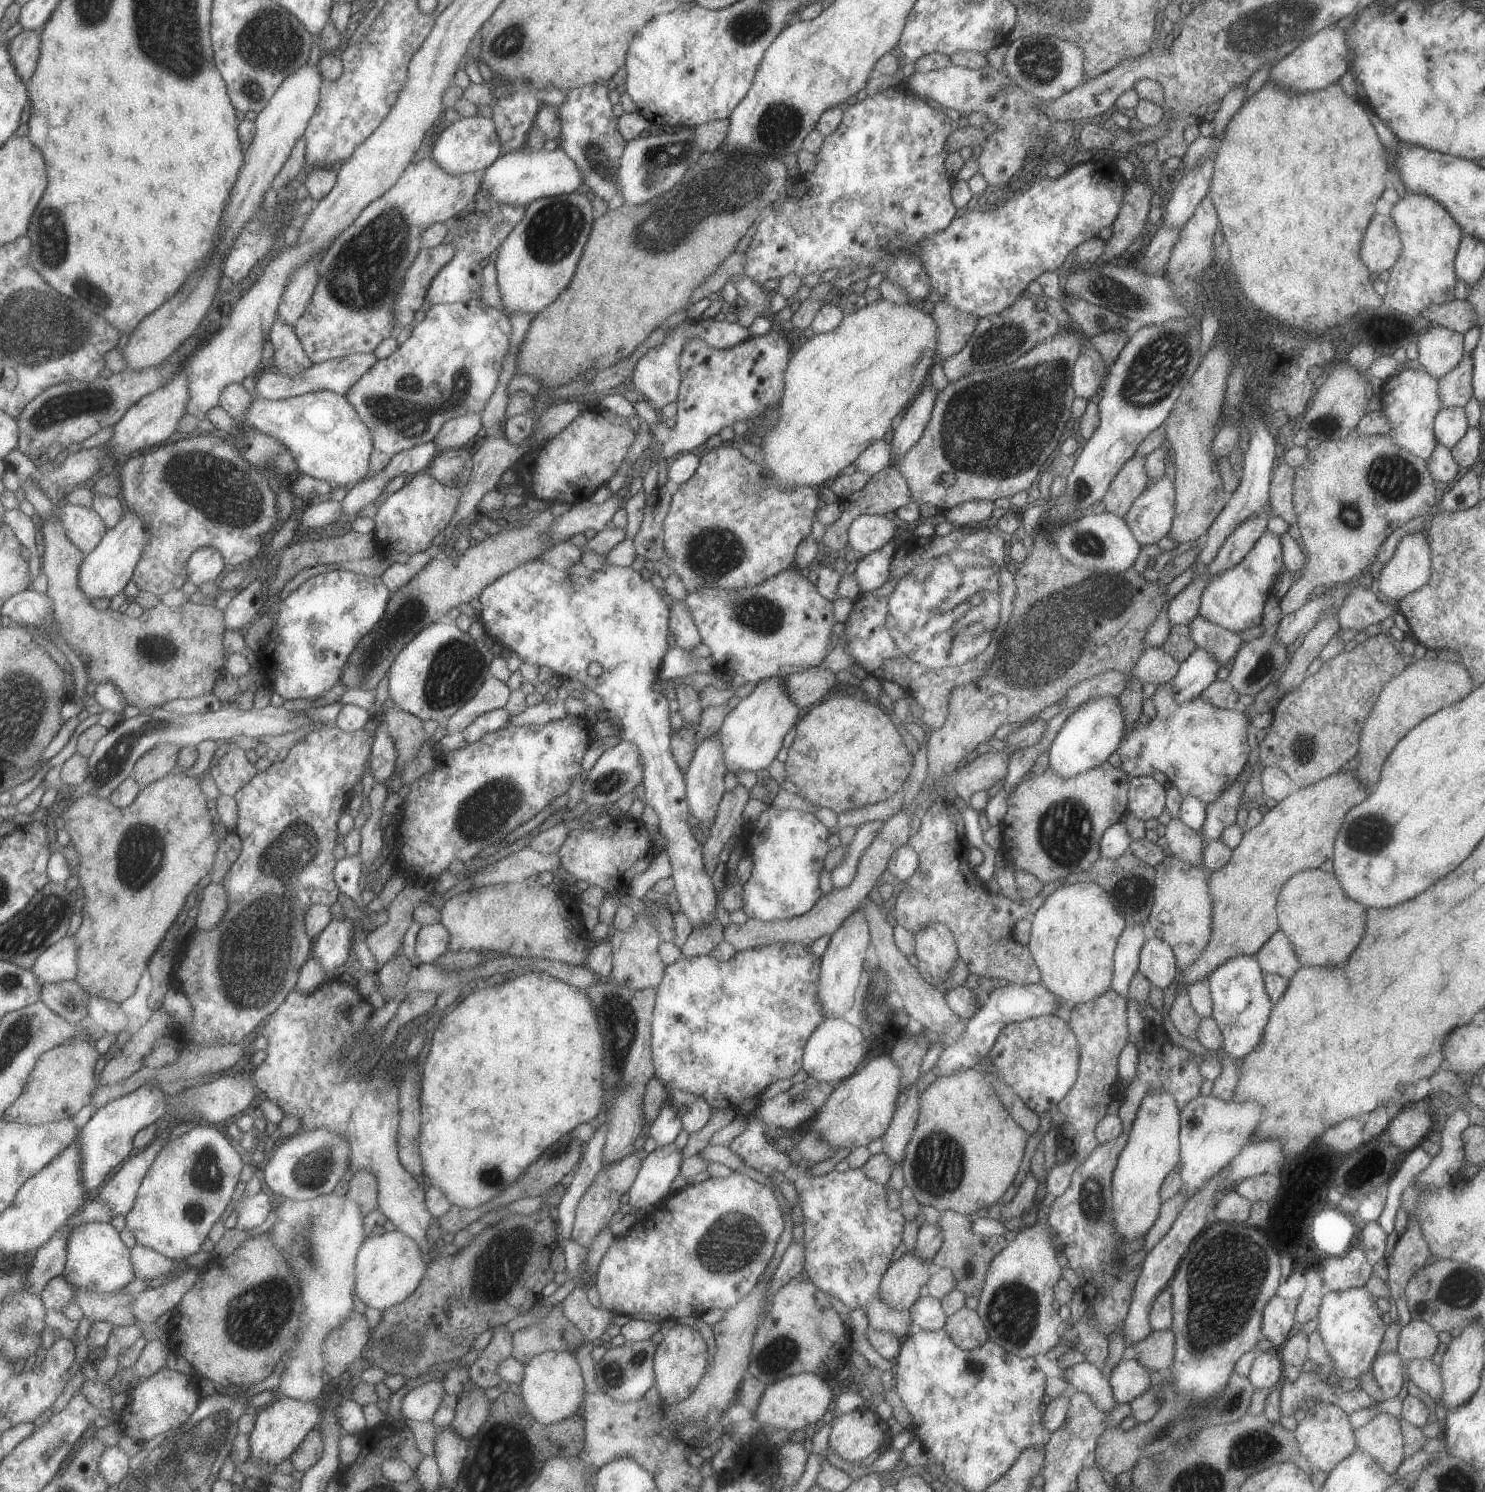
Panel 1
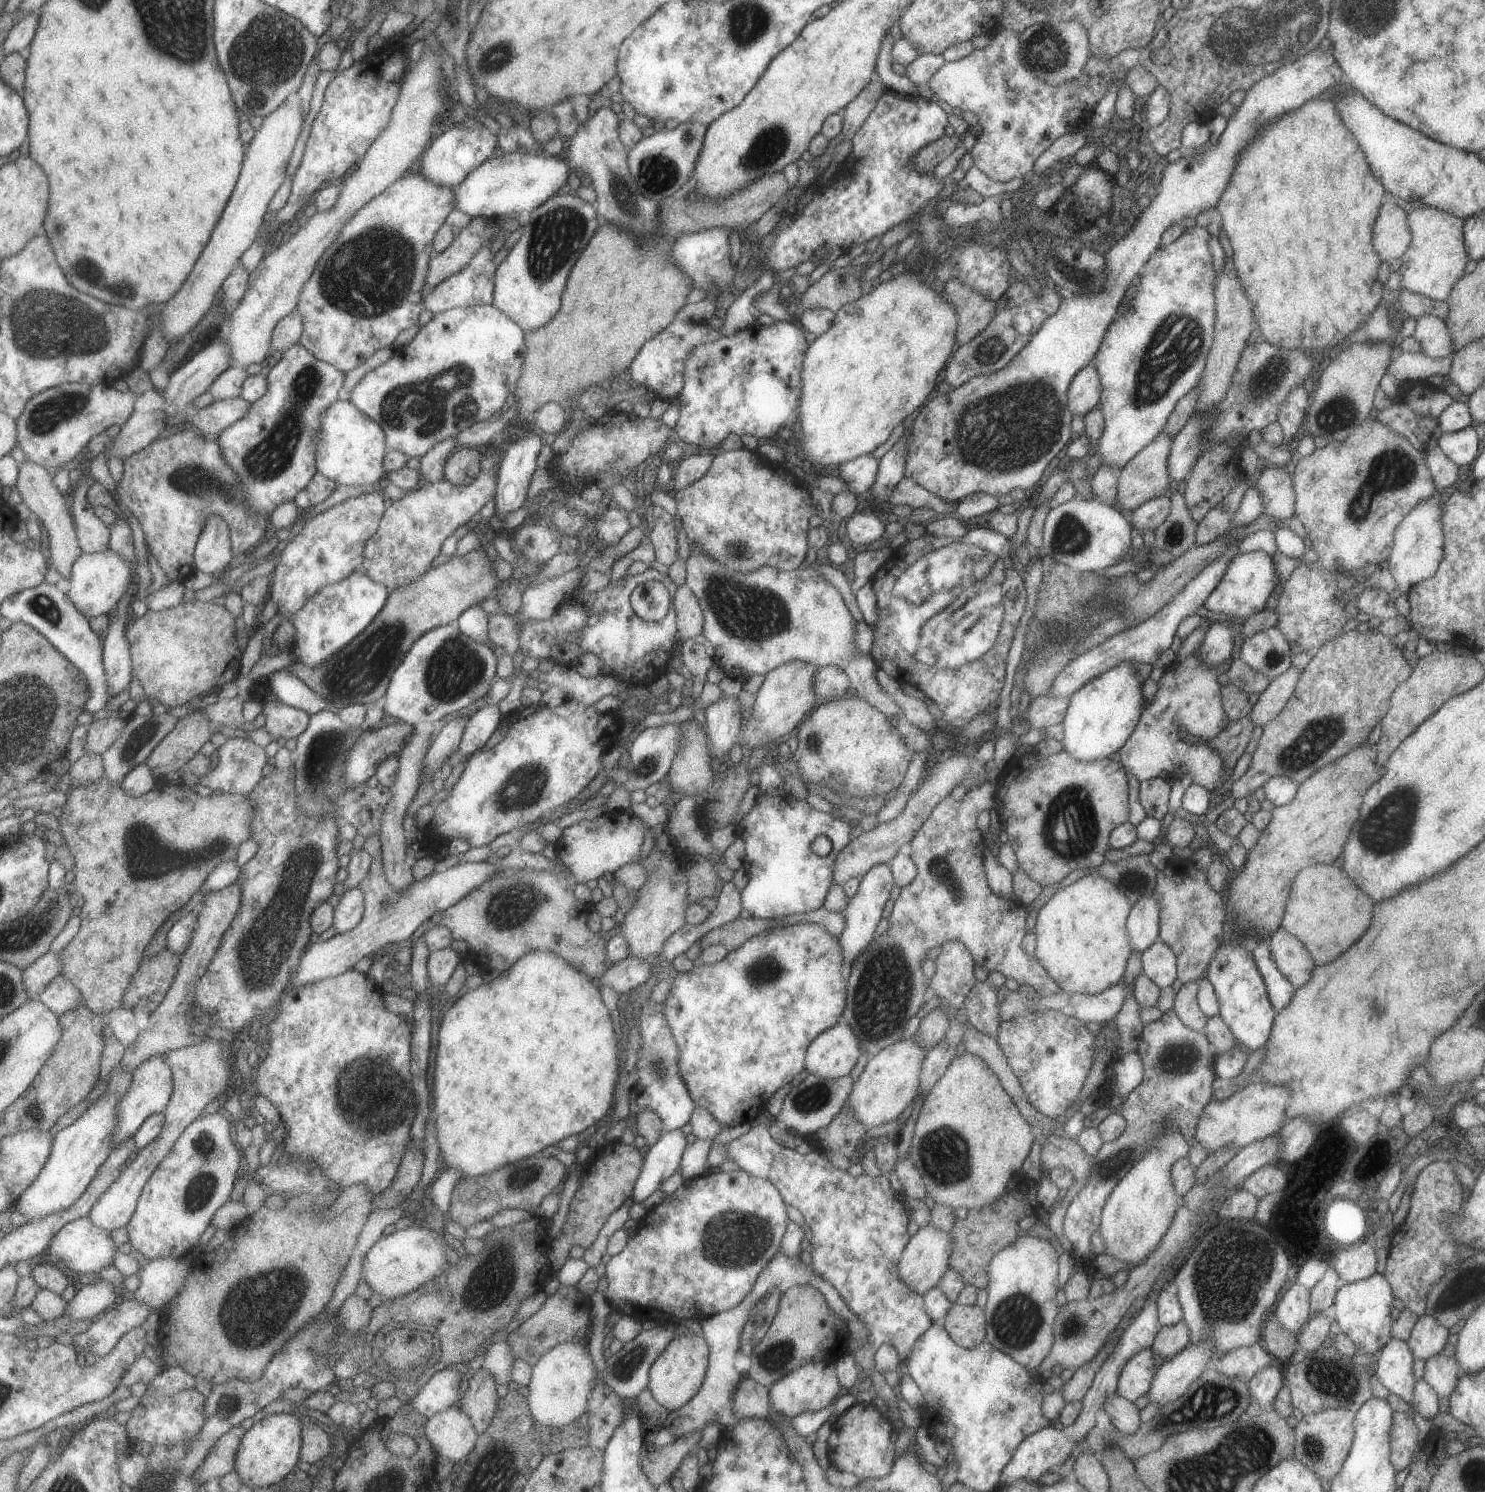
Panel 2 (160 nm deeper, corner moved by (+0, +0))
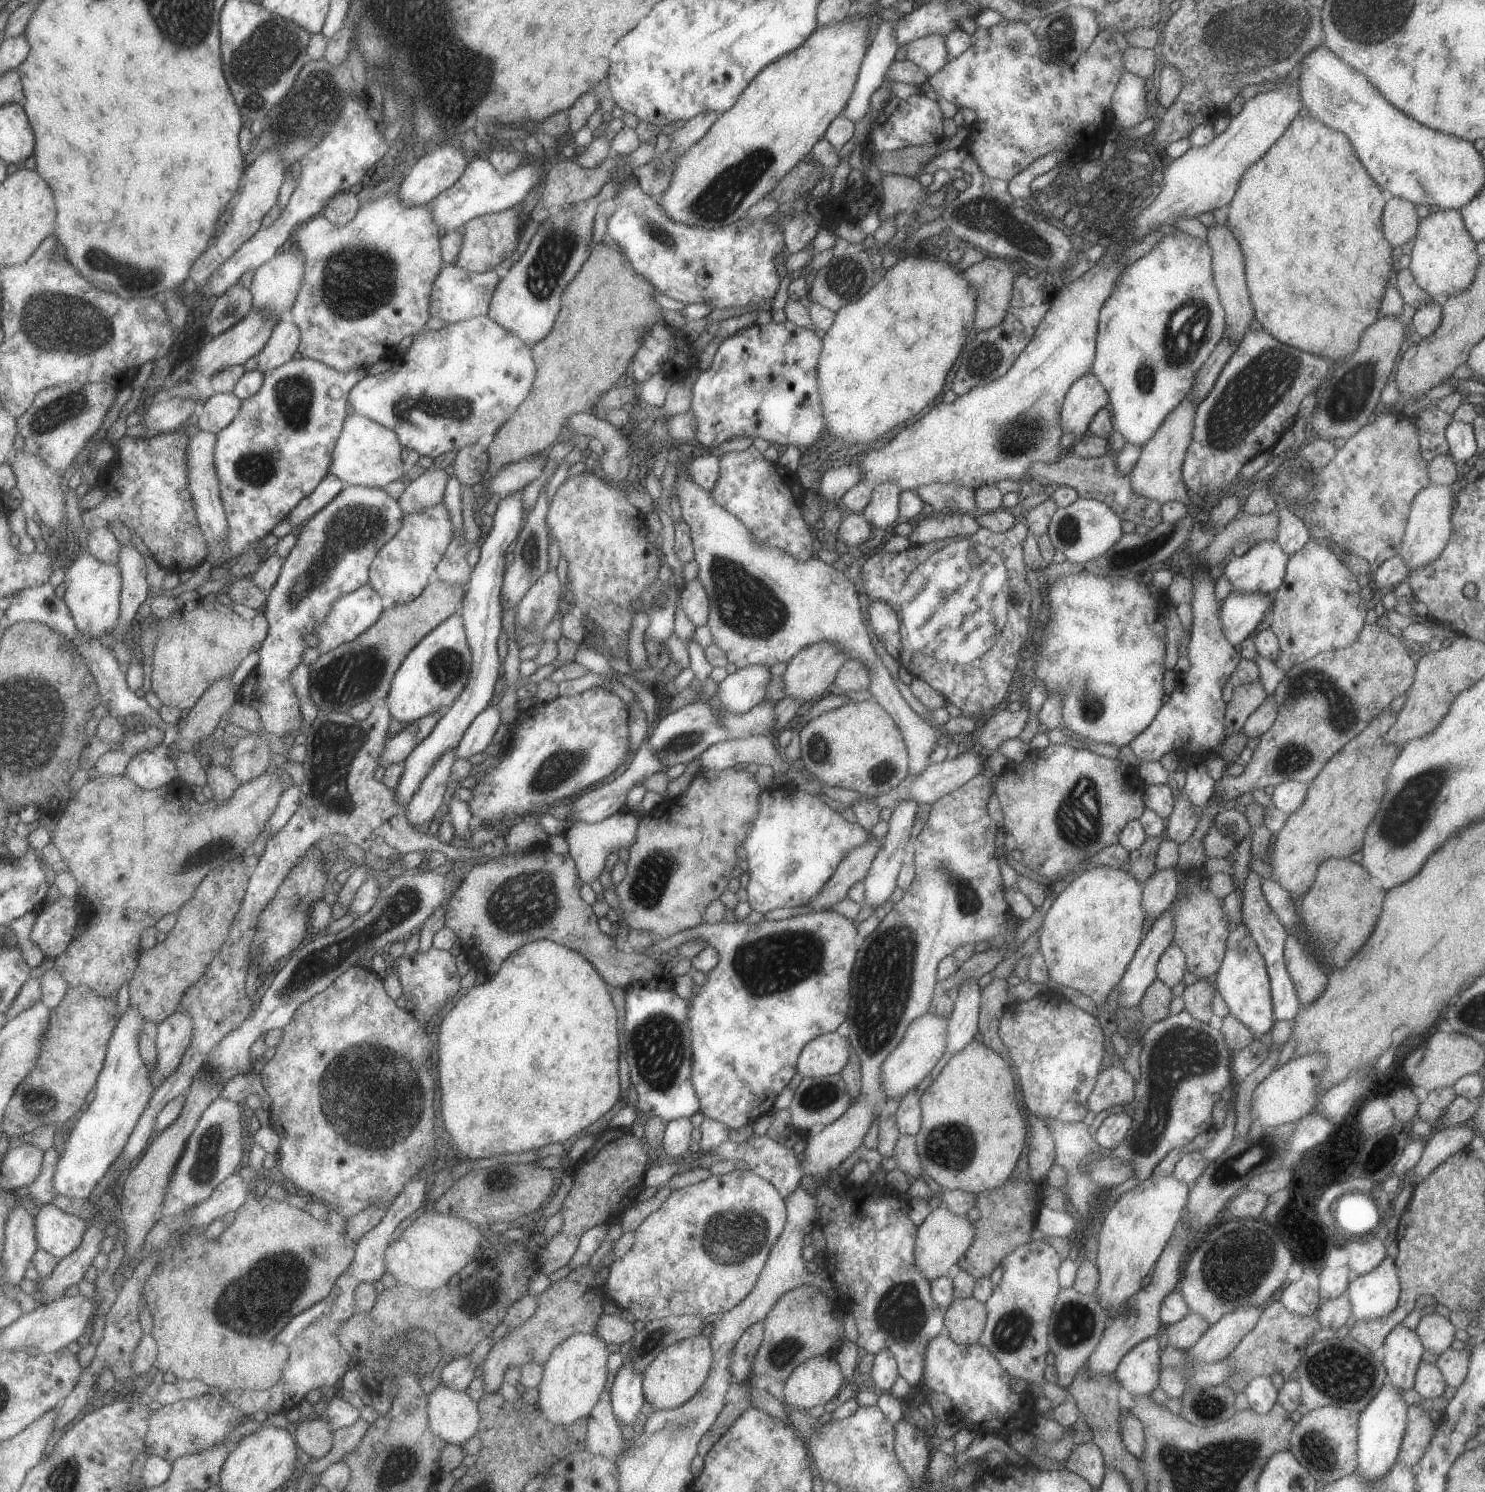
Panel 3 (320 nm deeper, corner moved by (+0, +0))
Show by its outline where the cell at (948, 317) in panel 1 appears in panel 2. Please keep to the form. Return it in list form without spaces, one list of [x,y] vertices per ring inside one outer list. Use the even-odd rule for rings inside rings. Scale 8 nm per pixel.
[[[950,277],[945,286],[947,301],[955,306],[959,318],[956,338],[957,344],[970,342],[982,332],[991,321],[997,309],[997,301],[975,291],[961,280]]]

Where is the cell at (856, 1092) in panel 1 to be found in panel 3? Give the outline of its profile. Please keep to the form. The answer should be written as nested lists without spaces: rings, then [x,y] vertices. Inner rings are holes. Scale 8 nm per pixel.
[[[930,1012],[912,1021],[902,1042],[890,1053],[881,1068],[887,1099],[903,1098],[911,1088],[918,1088],[920,1082],[930,1075],[932,1068],[947,1050],[948,1023],[948,1017]]]

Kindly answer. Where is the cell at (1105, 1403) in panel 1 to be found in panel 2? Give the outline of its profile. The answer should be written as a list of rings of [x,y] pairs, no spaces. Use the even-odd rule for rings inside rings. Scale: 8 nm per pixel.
[[[1117,1393],[1110,1395],[1103,1408],[1109,1414],[1113,1426],[1122,1435],[1134,1435],[1143,1423],[1140,1419],[1140,1409]]]

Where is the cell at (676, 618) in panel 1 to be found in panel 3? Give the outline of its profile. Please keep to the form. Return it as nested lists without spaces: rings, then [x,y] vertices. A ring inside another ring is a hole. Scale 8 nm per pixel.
[[[696,577],[685,584],[680,602],[688,619],[696,627],[707,623],[711,606],[702,581]]]

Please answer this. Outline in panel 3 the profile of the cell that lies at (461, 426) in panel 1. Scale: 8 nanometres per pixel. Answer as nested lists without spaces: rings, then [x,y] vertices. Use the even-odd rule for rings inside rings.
[[[430,468],[422,478],[413,481],[400,498],[405,512],[408,515],[421,513],[426,509],[442,505],[446,500],[452,475],[452,469],[449,468],[446,470]]]

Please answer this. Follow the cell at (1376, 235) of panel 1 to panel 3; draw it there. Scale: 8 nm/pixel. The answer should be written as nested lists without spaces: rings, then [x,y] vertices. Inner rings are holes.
[[[1393,197],[1385,204],[1382,228],[1385,239],[1393,246],[1402,246],[1417,236],[1419,220],[1415,204],[1409,200]]]

